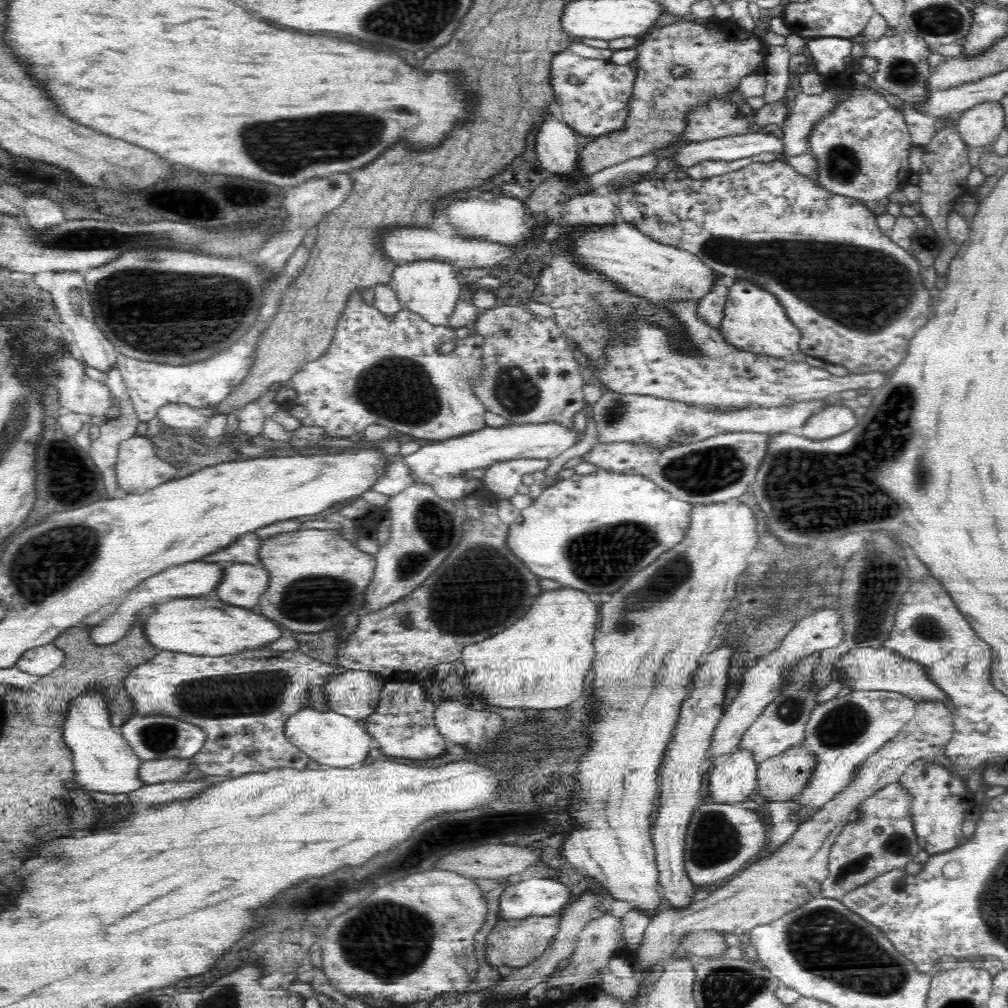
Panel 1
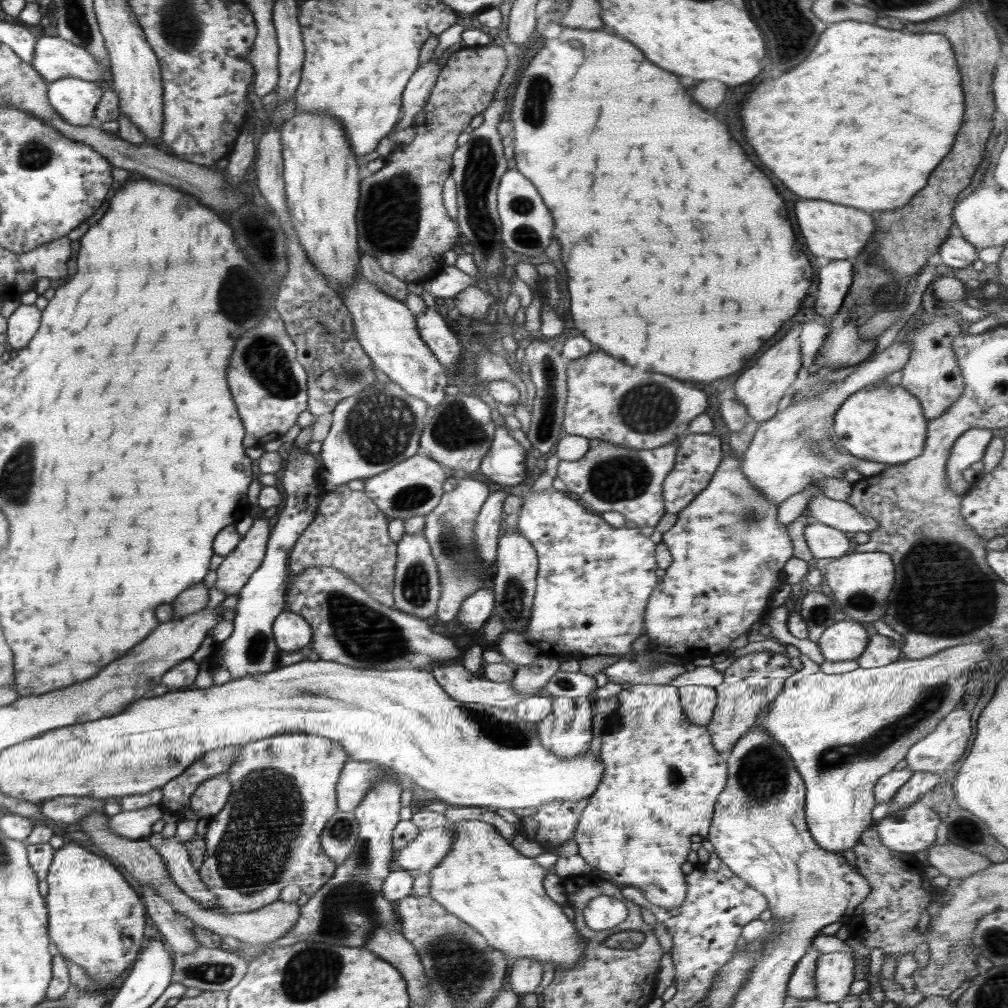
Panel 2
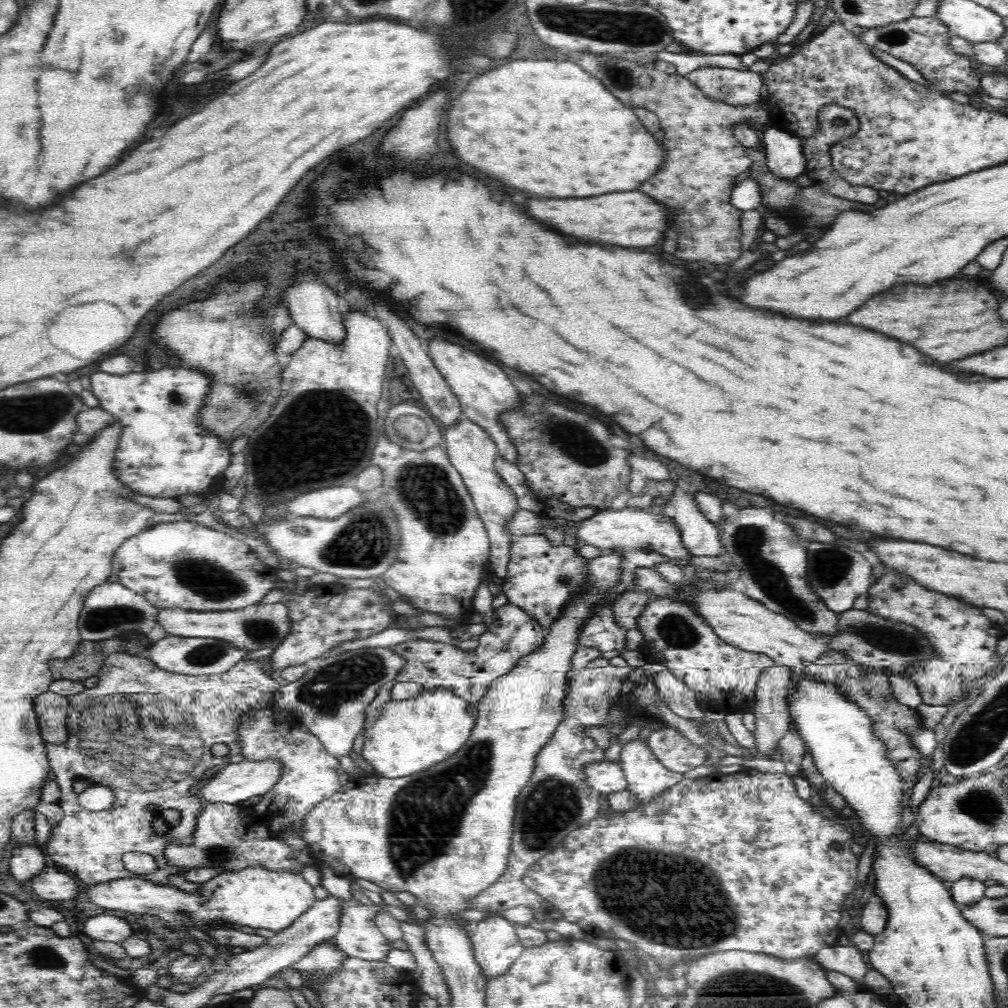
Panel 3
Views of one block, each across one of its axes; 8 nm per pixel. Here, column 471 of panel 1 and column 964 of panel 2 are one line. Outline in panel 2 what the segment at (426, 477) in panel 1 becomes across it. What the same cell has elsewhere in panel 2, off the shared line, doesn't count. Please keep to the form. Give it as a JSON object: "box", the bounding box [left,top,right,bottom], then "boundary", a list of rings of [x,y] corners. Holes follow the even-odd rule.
{"box":[946,428,993,495],"boundary":[[[972,428],[956,439],[946,463],[946,480],[952,492],[963,495],[969,490],[970,484],[962,472],[982,460],[988,443],[993,439],[992,434],[992,429]]]}

